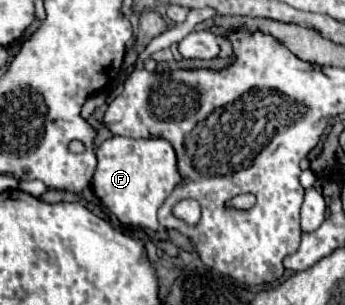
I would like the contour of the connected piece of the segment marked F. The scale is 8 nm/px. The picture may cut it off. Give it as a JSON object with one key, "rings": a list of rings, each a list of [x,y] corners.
{"rings":[[[111,136],[95,150],[95,156],[97,168],[91,186],[106,210],[124,226],[158,231],[159,206],[181,180],[175,164],[173,146],[163,138],[133,140],[123,136]]]}

